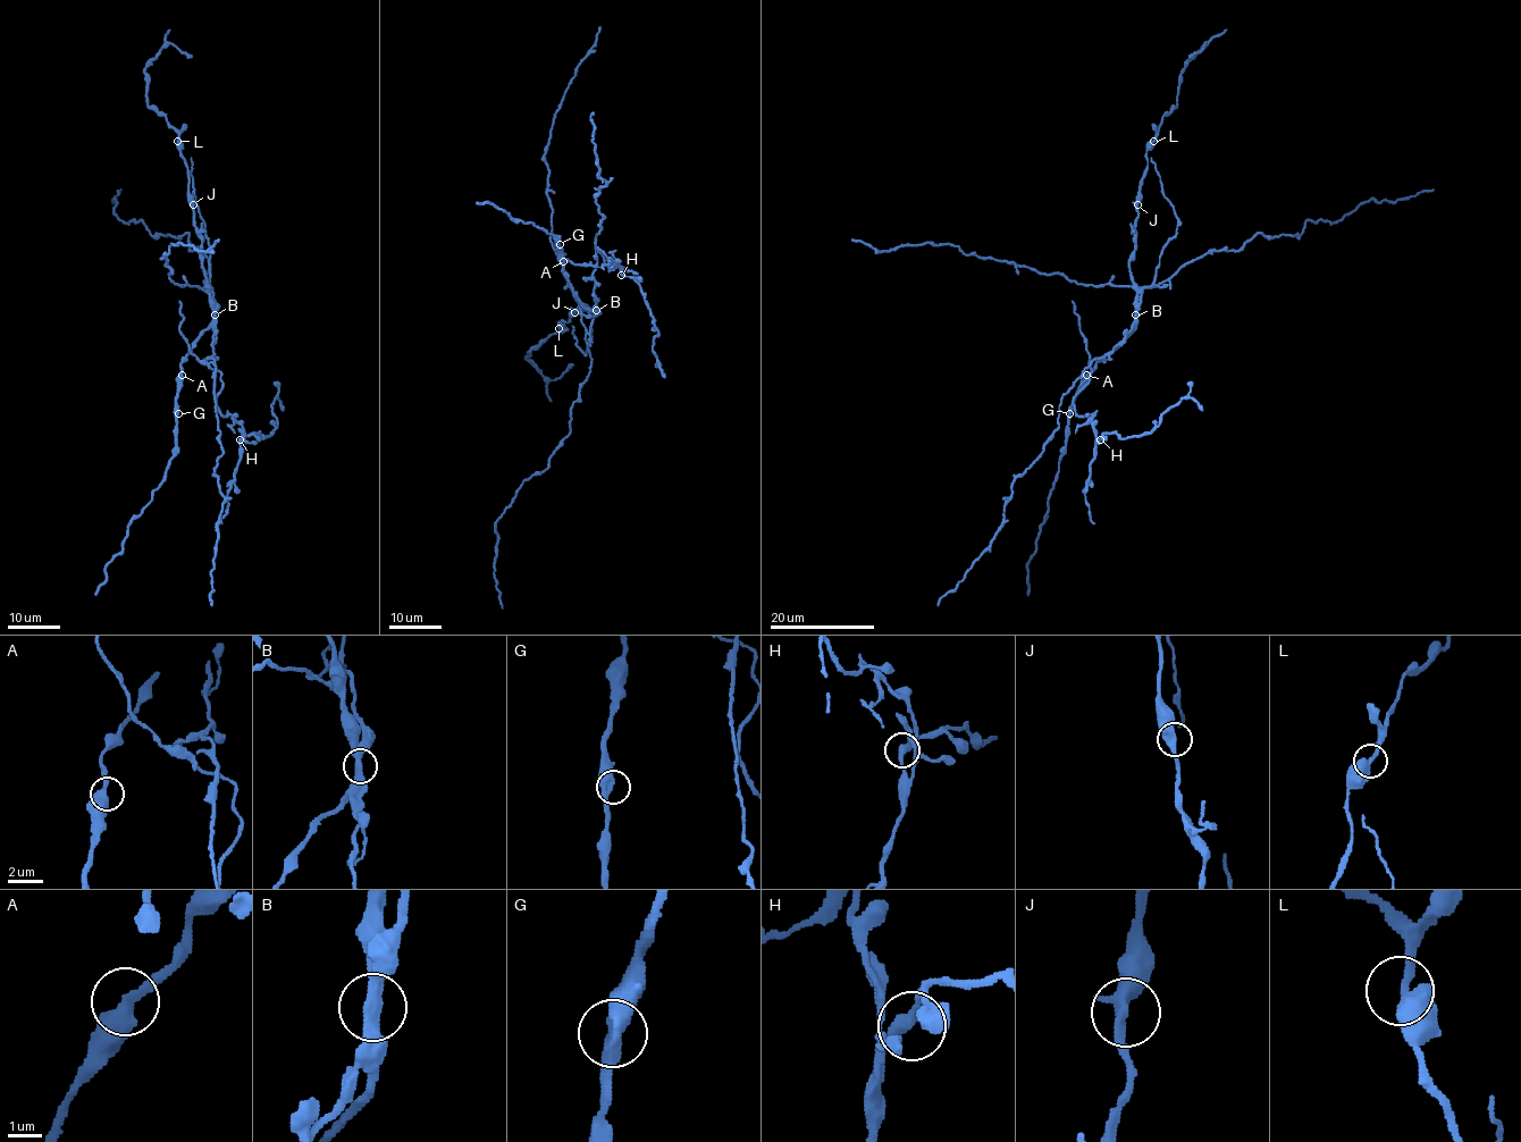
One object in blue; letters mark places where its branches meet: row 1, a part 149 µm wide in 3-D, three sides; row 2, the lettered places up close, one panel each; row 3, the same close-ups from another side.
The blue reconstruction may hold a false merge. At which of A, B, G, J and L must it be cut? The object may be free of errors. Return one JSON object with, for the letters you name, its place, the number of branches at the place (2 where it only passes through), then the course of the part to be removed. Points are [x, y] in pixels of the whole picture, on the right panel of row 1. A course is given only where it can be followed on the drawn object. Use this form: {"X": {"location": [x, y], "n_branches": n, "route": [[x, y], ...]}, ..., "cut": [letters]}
{"B": {"location": [1135, 315], "n_branches": 2, "route": [[1136, 315], [1145, 287], [1213, 250], [1433, 189]]}, "cut": ["B"]}

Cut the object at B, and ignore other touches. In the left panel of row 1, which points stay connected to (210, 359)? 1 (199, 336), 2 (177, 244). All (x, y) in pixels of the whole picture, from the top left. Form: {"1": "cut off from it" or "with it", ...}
{"1": "cut off from it", "2": "with it"}

